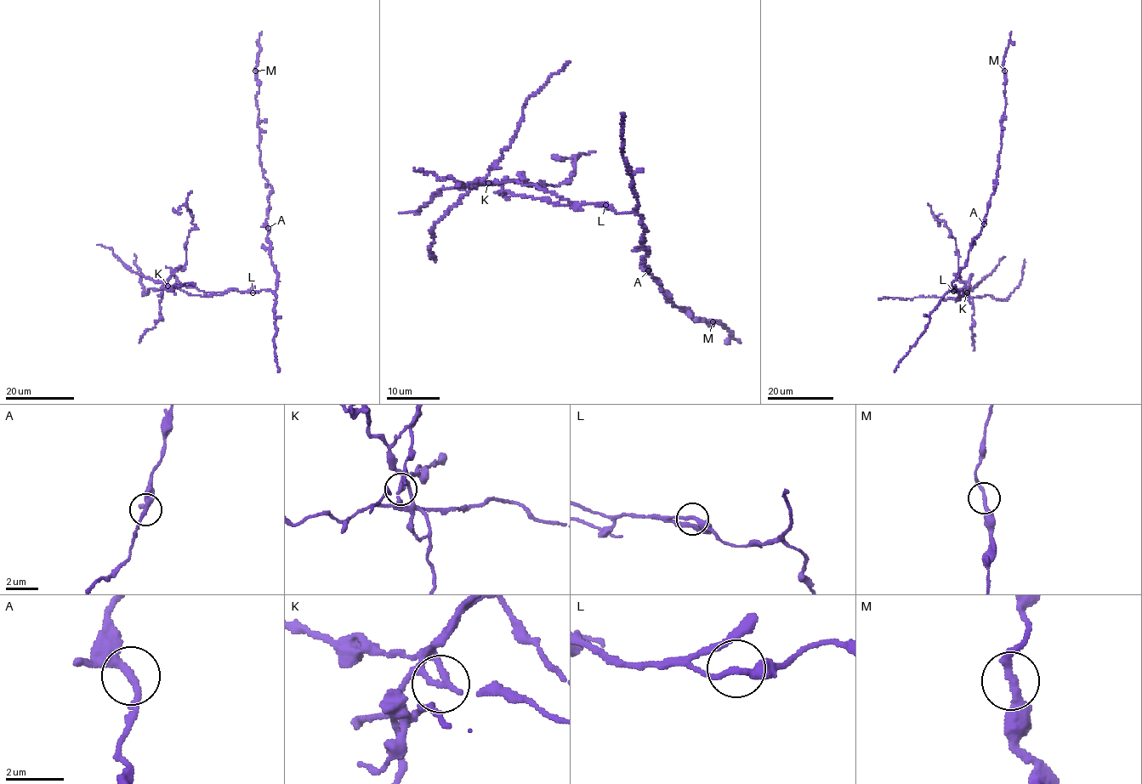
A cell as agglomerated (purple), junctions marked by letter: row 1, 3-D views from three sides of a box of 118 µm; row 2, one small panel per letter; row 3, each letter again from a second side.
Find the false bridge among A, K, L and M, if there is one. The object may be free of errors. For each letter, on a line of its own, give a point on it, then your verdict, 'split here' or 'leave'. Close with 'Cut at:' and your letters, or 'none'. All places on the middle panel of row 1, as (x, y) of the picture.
A: (648, 270) | leave
K: (488, 183) | split here
L: (605, 205) | leave
M: (713, 321) | leave
Cut at: K

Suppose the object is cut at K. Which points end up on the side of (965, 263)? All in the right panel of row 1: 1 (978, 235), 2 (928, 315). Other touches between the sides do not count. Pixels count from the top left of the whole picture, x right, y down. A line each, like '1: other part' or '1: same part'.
1: same part
2: same part

